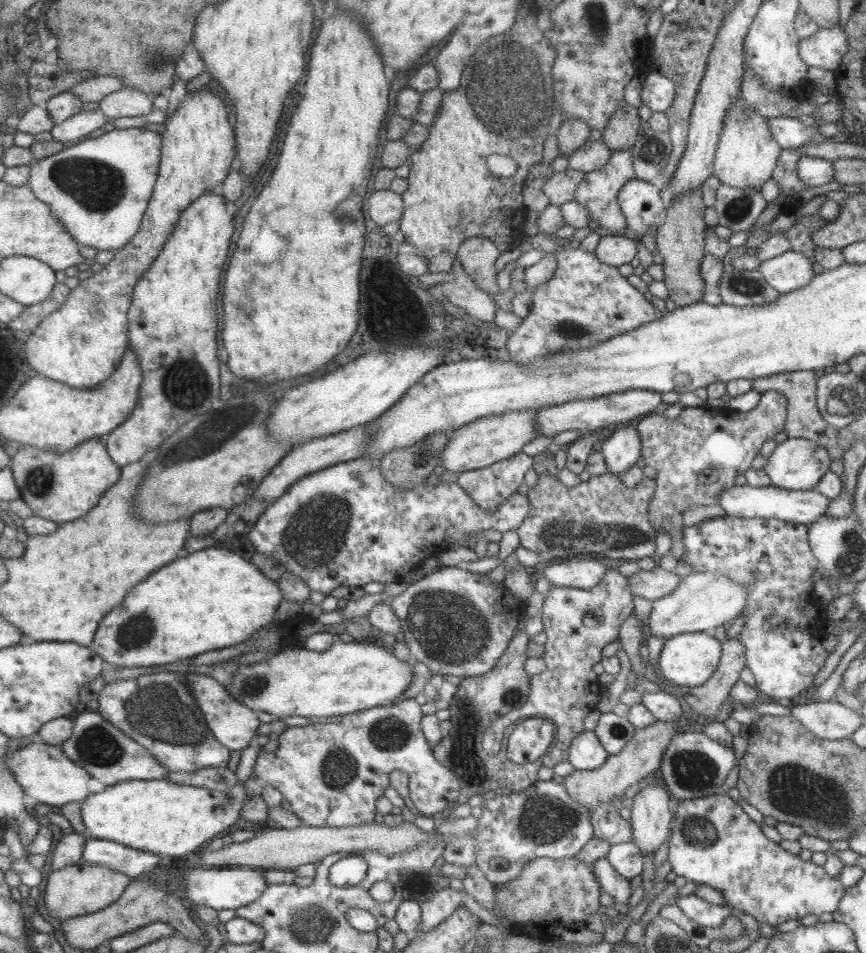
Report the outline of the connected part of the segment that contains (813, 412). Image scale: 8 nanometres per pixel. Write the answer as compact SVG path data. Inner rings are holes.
M783 371L776 375L769 375L752 379L752 389L757 392L765 392L766 390L775 390L780 392L787 401L786 419L784 424L784 433L791 438L806 438L816 442L819 446L833 446L833 441L829 440L823 432L828 428L828 424L821 418L820 410L816 407L815 396L816 376L813 371Z

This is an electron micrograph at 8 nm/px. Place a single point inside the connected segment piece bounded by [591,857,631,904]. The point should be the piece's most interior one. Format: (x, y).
(617, 887)

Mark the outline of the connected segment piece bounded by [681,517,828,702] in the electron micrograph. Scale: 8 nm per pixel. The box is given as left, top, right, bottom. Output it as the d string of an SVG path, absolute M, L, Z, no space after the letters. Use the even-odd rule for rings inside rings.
M715 517L706 519L689 528L683 528L683 563L691 569L691 573L710 571L728 576L733 582L741 582L746 586L746 603L742 608L743 626L737 638L743 645L745 666L755 679L756 687L769 696L774 702L790 699L801 690L812 690L813 676L820 671L828 652L823 649L821 640L825 637L824 627L827 624L823 618L807 618L804 602L817 603L814 599L811 576L819 569L817 560L807 543L808 526L784 522L773 518Z

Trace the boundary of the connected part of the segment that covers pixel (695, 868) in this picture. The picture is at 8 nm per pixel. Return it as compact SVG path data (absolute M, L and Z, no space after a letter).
M717 792L715 794L710 794L703 798L693 798L683 800L680 799L672 804L672 819L670 820L670 836L666 840L667 850L668 850L668 861L671 865L672 871L677 876L684 876L687 881L693 881L697 884L705 884L718 890L723 898L724 903L727 903L730 907L737 909L738 911L743 911L744 913L753 916L753 918L758 922L766 922L769 926L775 928L781 922L785 920L799 920L807 914L814 914L819 916L823 912L832 913L839 904L841 897L844 893L844 886L838 879L830 877L822 866L815 865L810 860L803 861L797 855L791 855L785 850L781 849L779 845L771 840L768 840L763 833L761 833L760 824L751 821L747 814L741 809L735 801L726 795L724 792Z

